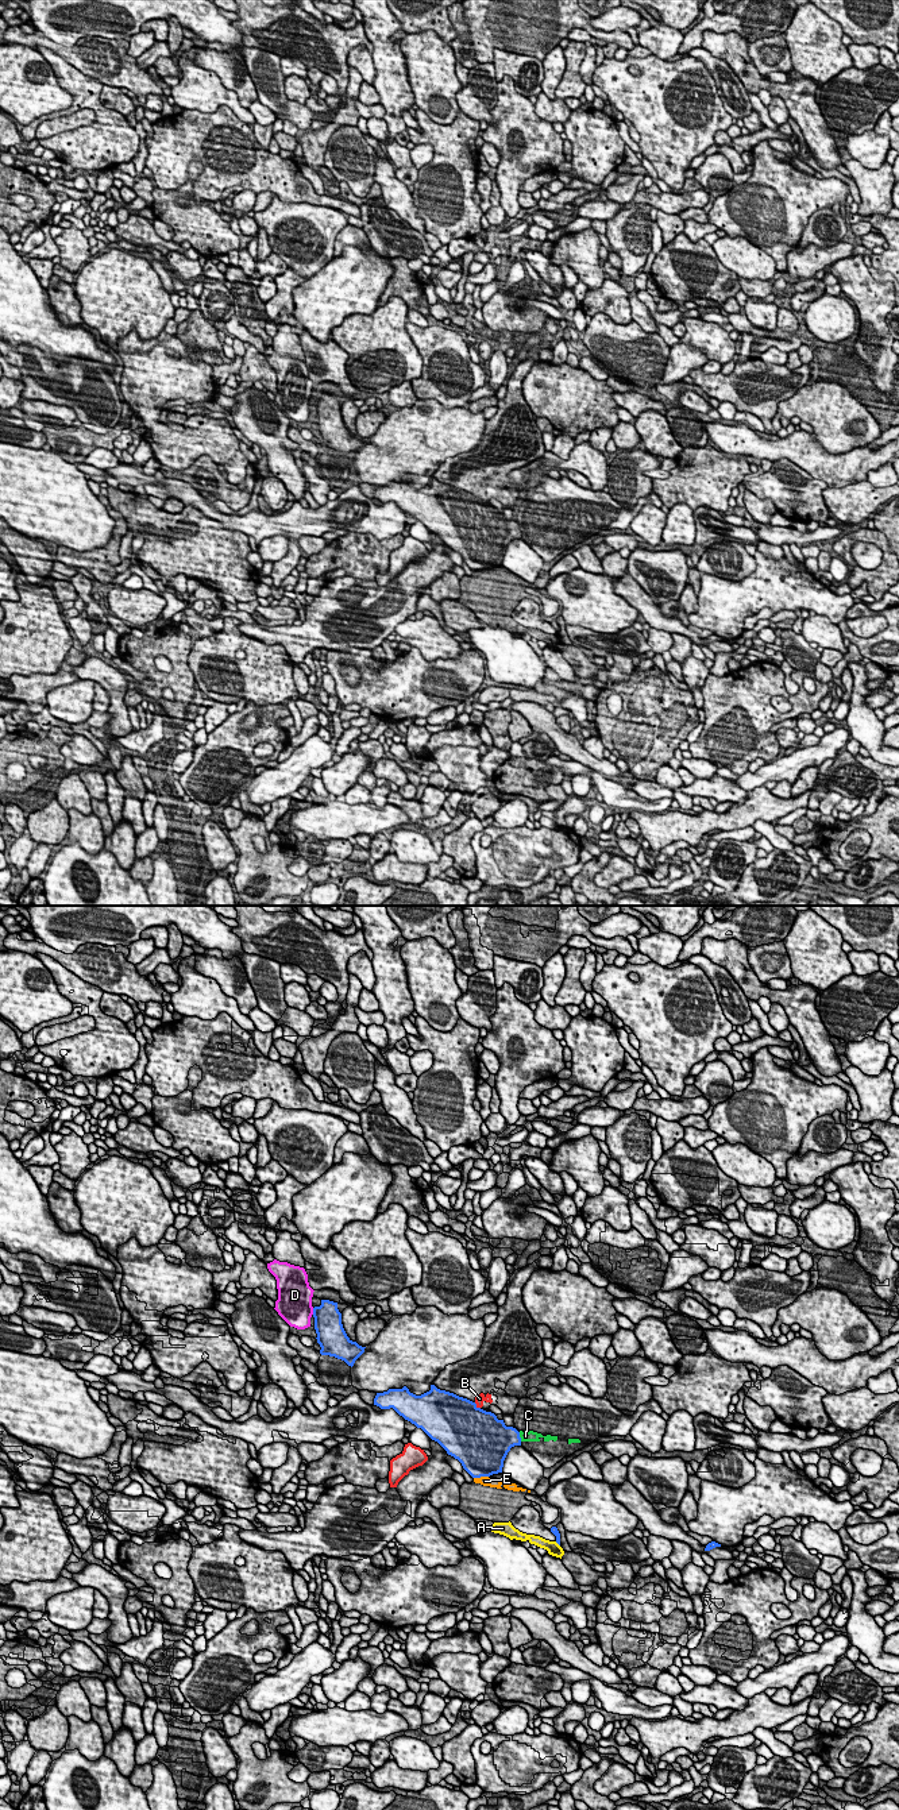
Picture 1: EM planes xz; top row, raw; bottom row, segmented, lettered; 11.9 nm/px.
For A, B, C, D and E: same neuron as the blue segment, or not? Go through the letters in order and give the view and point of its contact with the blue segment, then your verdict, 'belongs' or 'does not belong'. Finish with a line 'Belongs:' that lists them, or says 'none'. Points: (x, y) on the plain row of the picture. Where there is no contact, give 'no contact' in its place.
A: xz (558, 636) | does not belong
B: xz (475, 498) | does not belong
C: xz (519, 529) | does not belong
D: xz (313, 404) | does not belong
E: xz (481, 568) | does not belong
Belongs: none

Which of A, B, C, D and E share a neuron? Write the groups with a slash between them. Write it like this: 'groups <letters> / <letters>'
groups A E / B / C / D

